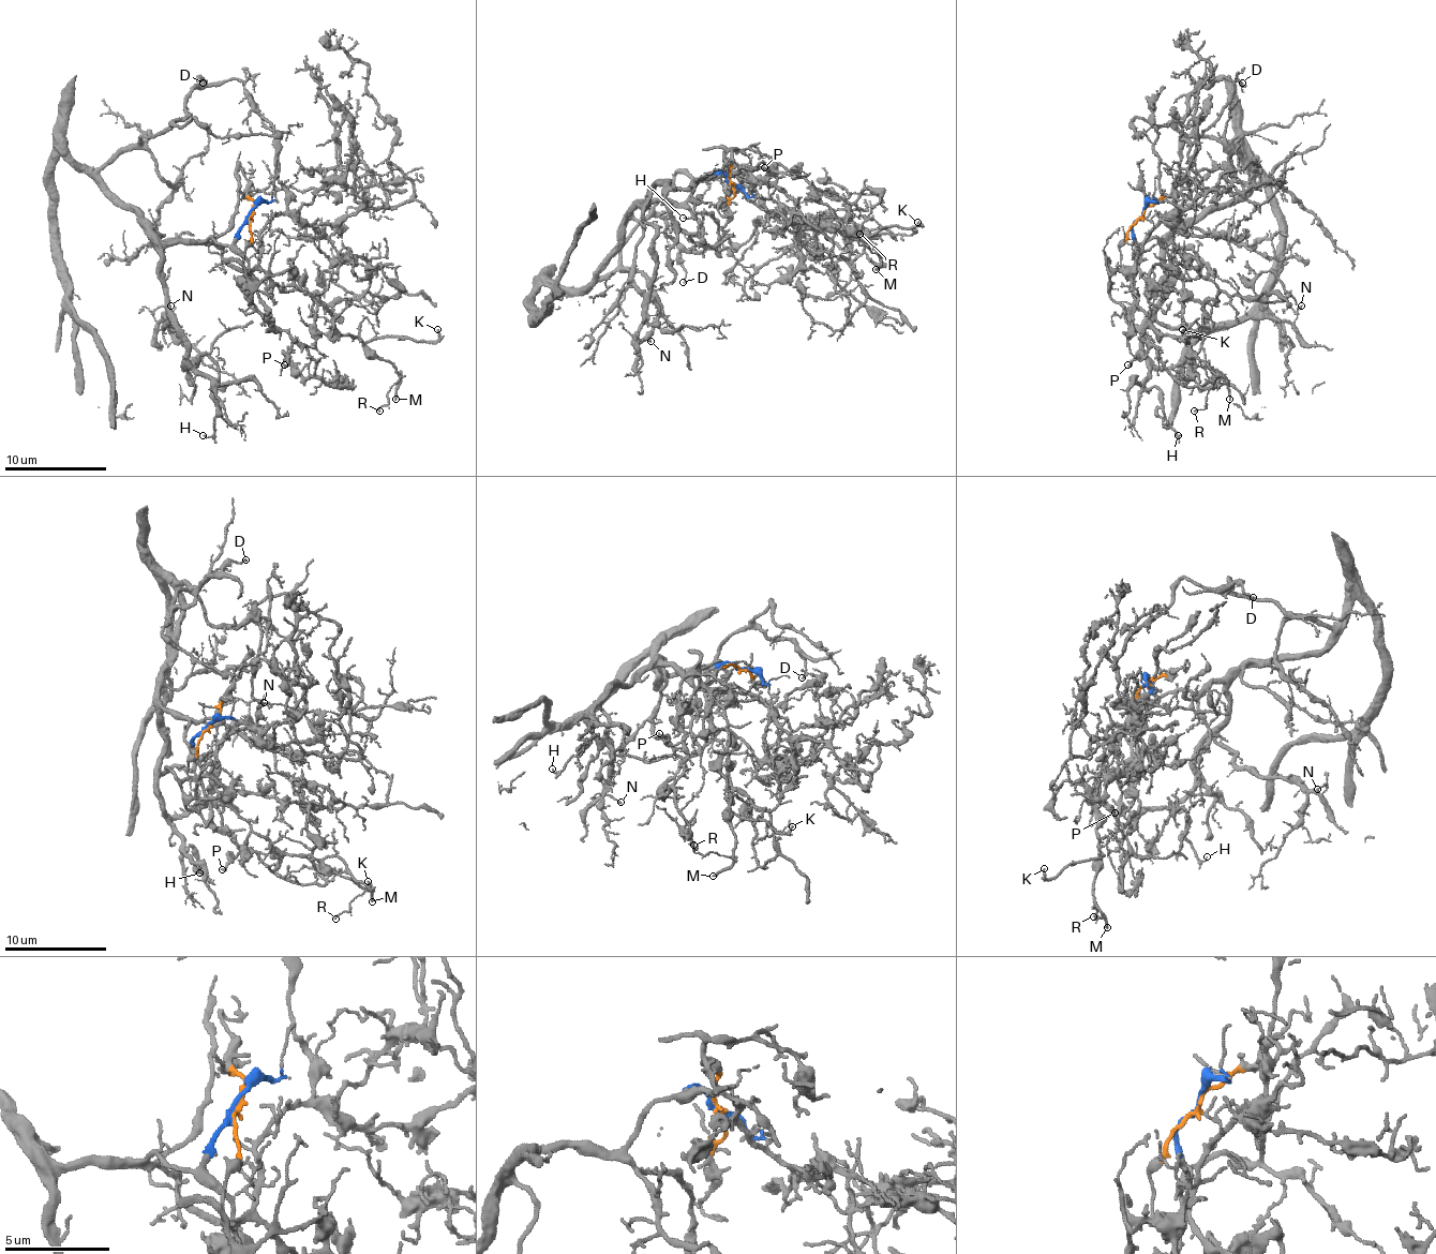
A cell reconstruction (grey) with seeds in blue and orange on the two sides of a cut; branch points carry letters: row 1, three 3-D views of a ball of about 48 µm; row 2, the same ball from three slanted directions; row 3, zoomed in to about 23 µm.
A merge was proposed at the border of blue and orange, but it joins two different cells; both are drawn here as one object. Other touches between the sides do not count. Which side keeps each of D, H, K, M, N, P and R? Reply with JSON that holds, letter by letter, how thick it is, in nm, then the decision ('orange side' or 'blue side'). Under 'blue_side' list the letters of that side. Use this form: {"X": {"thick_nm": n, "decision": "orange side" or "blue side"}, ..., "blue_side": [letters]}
{"D": {"thick_nm": 130, "decision": "blue side"}, "H": {"thick_nm": 90, "decision": "blue side"}, "K": {"thick_nm": 150, "decision": "orange side"}, "M": {"thick_nm": 170, "decision": "orange side"}, "N": {"thick_nm": 130, "decision": "blue side"}, "P": {"thick_nm": 200, "decision": "orange side"}, "R": {"thick_nm": 110, "decision": "orange side"}, "blue_side": ["D", "H", "N"]}

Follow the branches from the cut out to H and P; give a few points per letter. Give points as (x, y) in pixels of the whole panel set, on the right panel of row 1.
H: (1141, 213), (1134, 226), (1138, 243), (1162, 241), (1167, 284), (1143, 327), (1147, 384), (1158, 391), (1177, 434)
P: (1141, 215), (1118, 249), (1121, 266), (1110, 274), (1110, 297), (1143, 330), (1147, 343), (1143, 353), (1128, 366)

